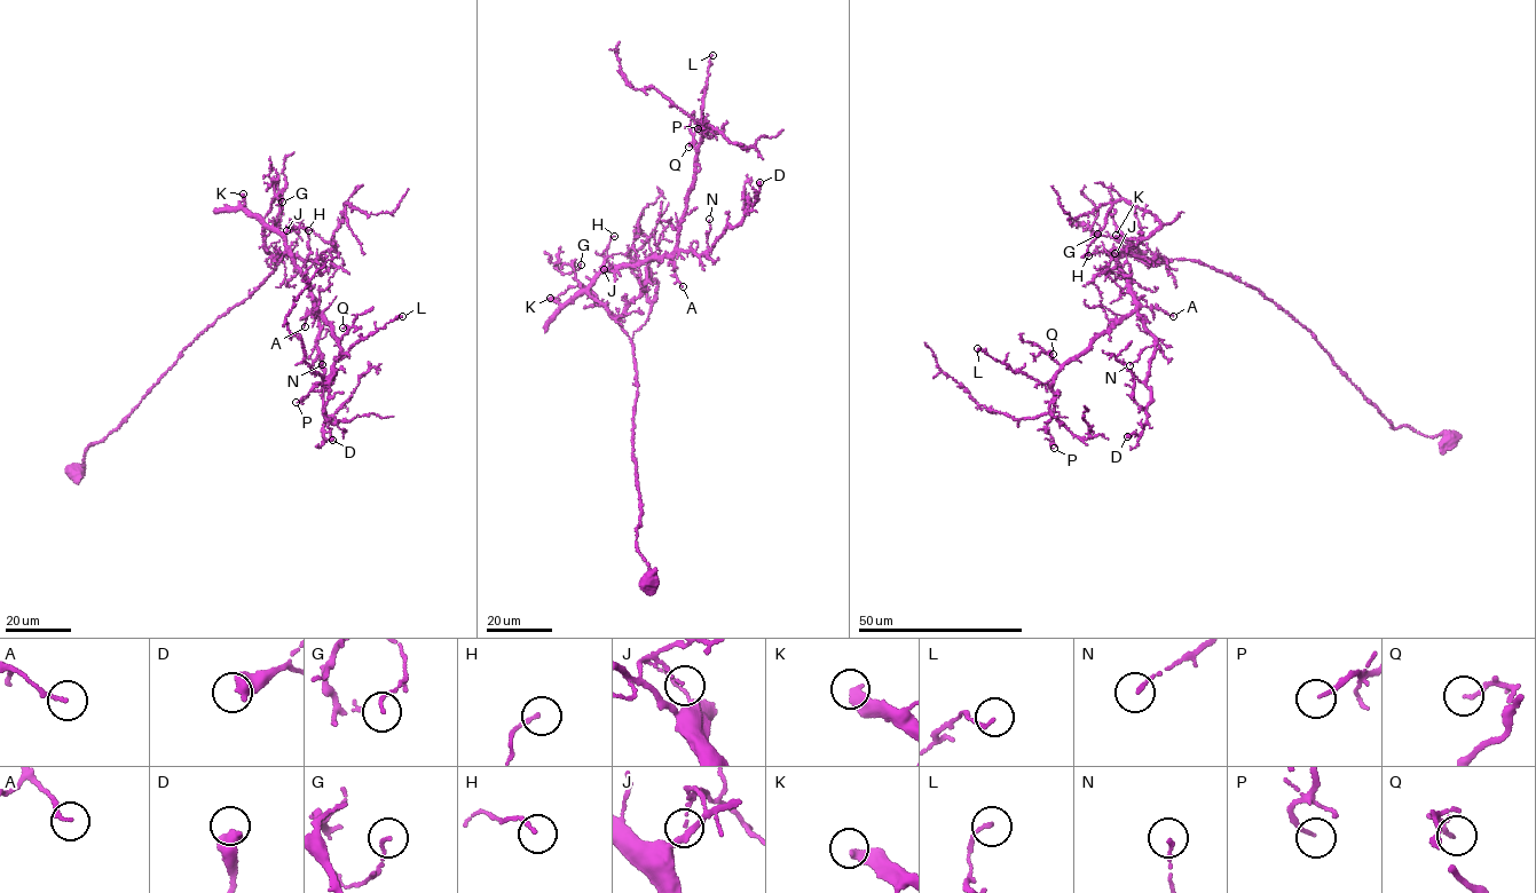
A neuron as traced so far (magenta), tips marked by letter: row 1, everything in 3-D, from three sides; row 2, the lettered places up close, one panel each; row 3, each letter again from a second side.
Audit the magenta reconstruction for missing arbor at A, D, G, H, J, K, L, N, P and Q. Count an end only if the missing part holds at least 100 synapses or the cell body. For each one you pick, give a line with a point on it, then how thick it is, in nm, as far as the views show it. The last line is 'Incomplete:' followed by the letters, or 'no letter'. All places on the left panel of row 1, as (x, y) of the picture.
Incomplete: no letter

